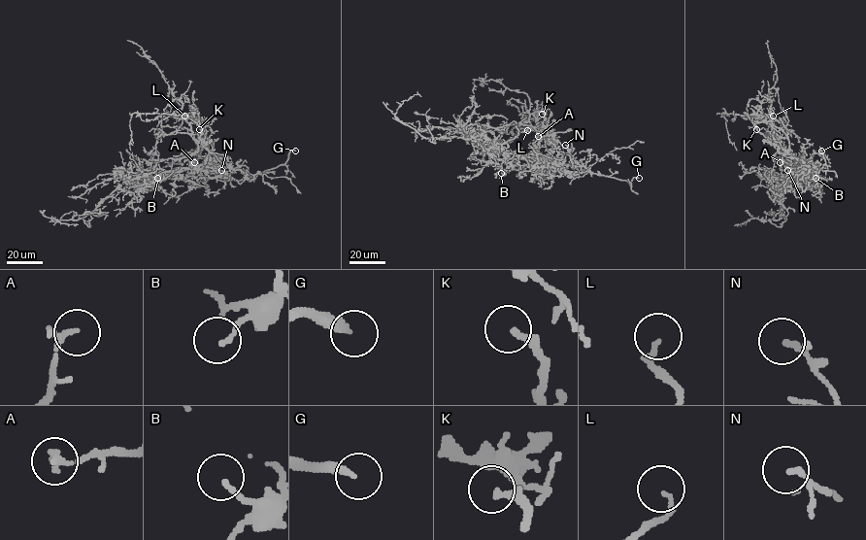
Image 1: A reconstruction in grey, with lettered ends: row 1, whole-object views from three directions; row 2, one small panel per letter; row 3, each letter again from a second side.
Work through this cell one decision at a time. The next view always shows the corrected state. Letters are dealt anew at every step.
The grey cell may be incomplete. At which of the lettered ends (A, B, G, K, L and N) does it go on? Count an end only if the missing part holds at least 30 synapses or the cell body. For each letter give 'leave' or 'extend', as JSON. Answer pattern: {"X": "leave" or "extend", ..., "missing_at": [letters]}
{"A": "leave", "B": "leave", "G": "extend", "K": "leave", "L": "extend", "N": "leave", "missing_at": ["G", "L"]}

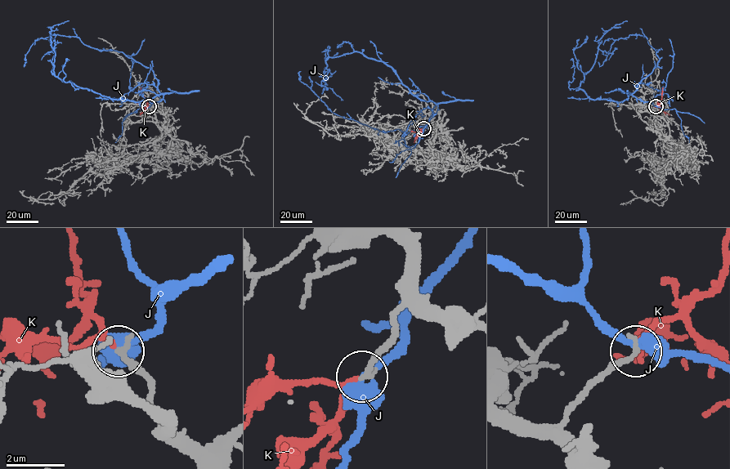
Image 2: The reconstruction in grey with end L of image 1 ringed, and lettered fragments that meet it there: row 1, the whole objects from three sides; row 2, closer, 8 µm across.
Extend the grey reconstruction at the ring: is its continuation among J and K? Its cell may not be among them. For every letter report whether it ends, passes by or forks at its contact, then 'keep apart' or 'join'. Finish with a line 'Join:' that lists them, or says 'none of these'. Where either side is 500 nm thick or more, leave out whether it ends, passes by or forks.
J: it passes by; keep apart
K: it passes by; join
Join: K

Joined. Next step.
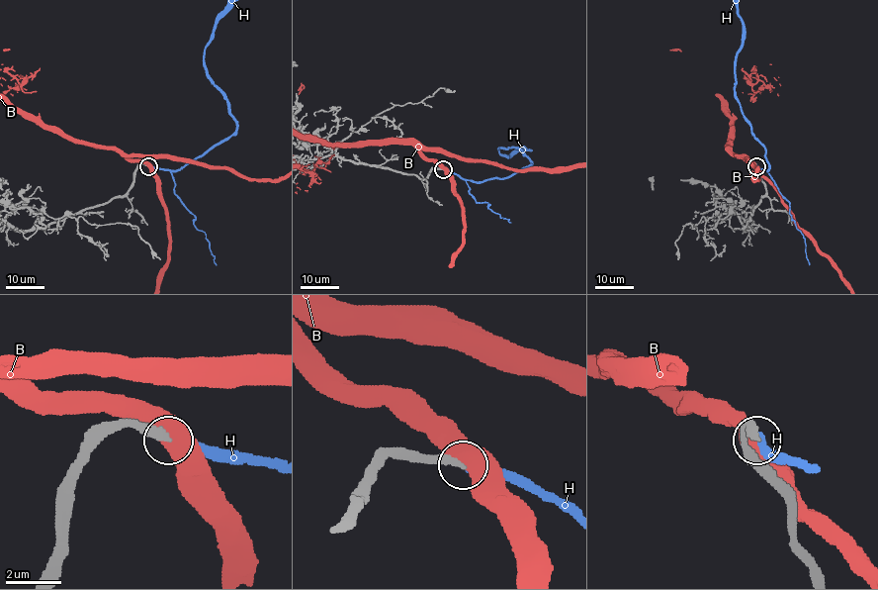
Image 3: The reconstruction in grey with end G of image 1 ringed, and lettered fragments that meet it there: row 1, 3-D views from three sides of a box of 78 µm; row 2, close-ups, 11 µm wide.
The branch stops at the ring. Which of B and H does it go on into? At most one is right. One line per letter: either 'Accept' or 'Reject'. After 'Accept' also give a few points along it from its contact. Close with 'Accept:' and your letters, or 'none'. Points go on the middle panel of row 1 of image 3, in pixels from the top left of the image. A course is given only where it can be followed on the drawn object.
B: Reject
H: Accept
Accept: H

